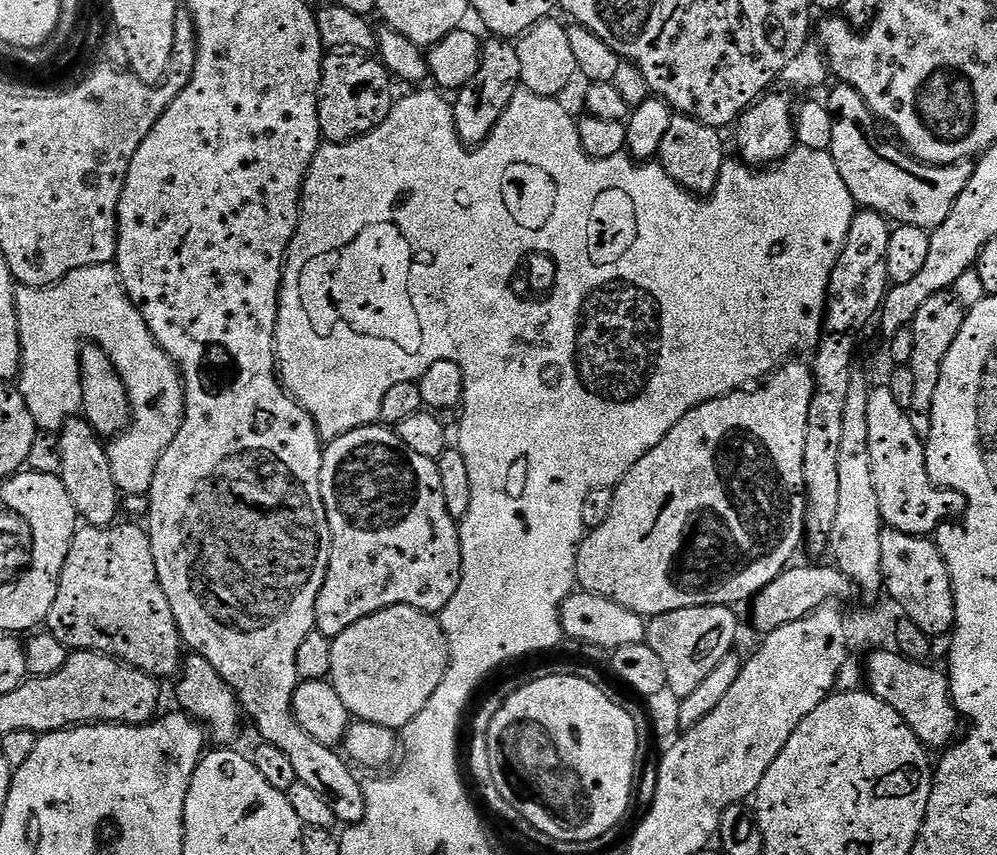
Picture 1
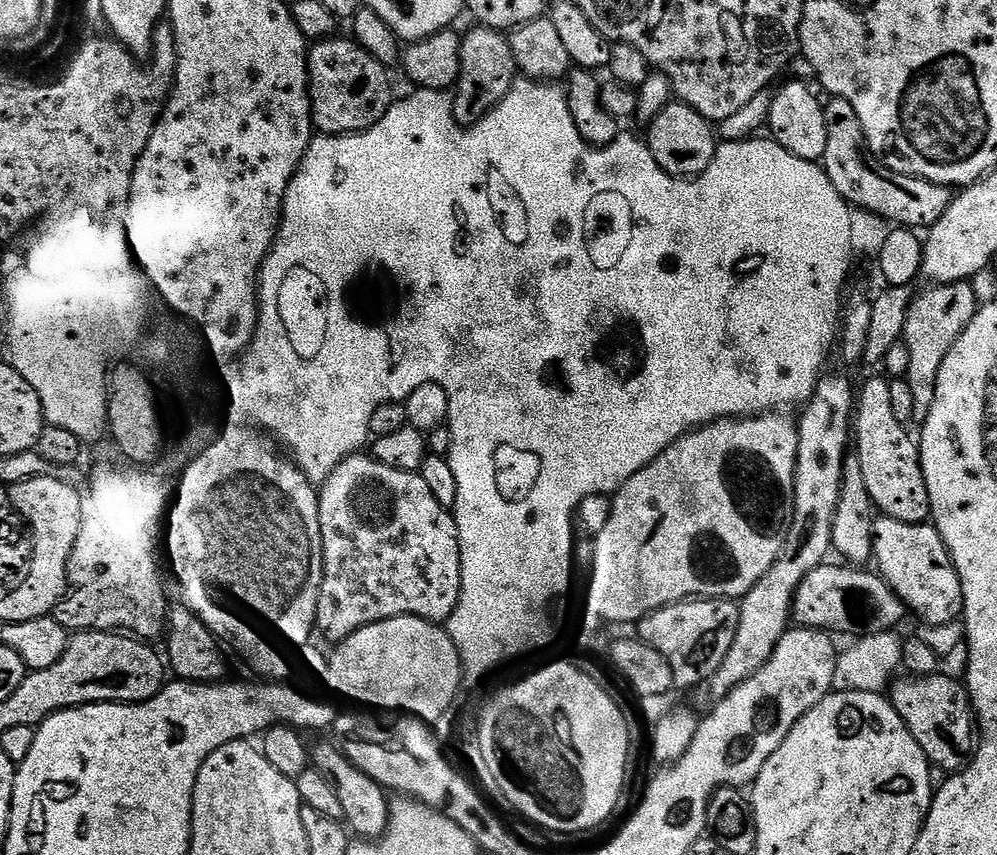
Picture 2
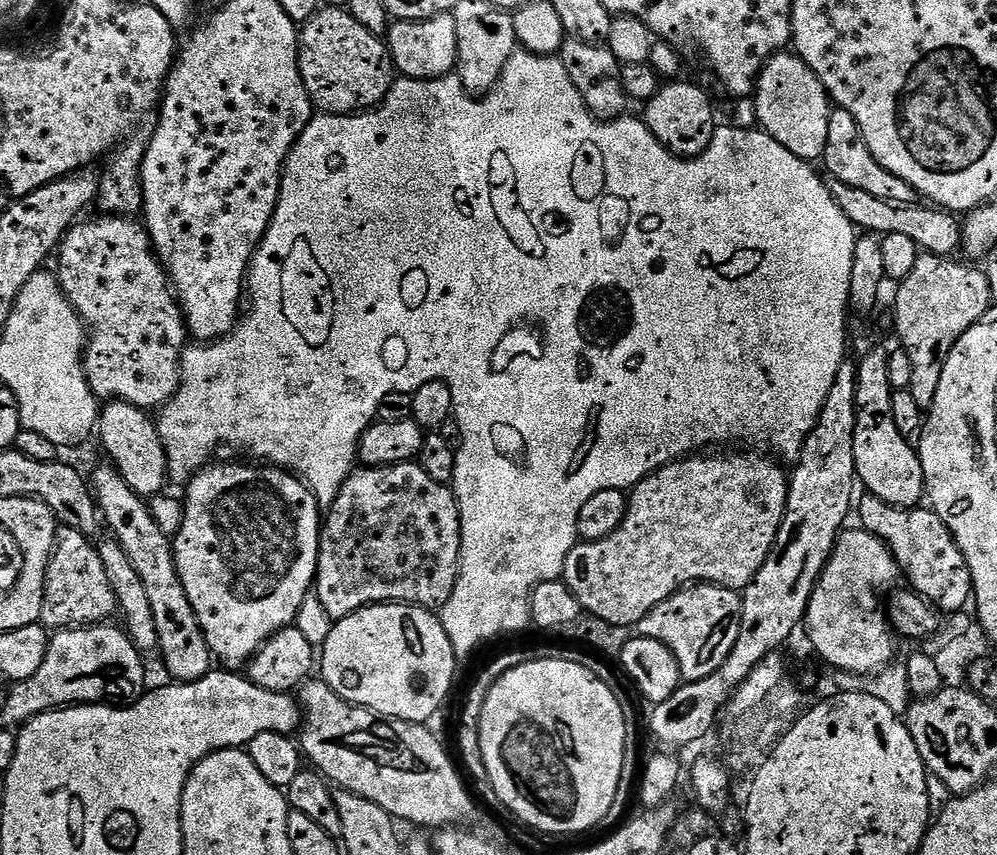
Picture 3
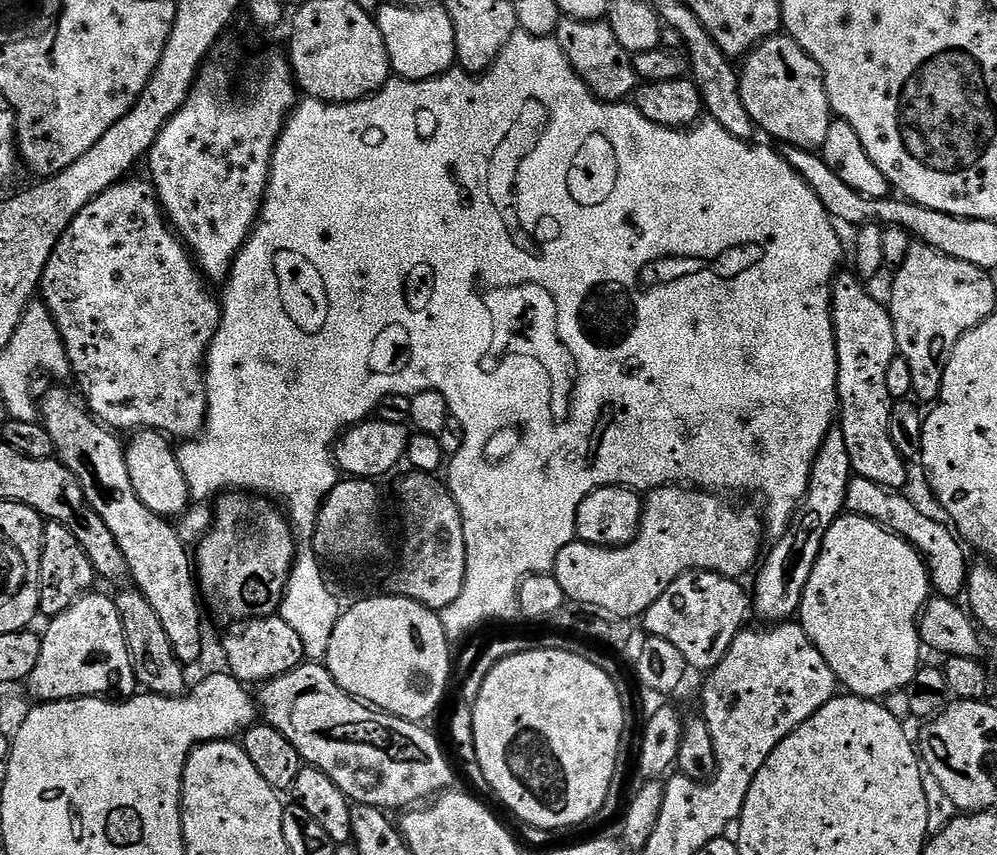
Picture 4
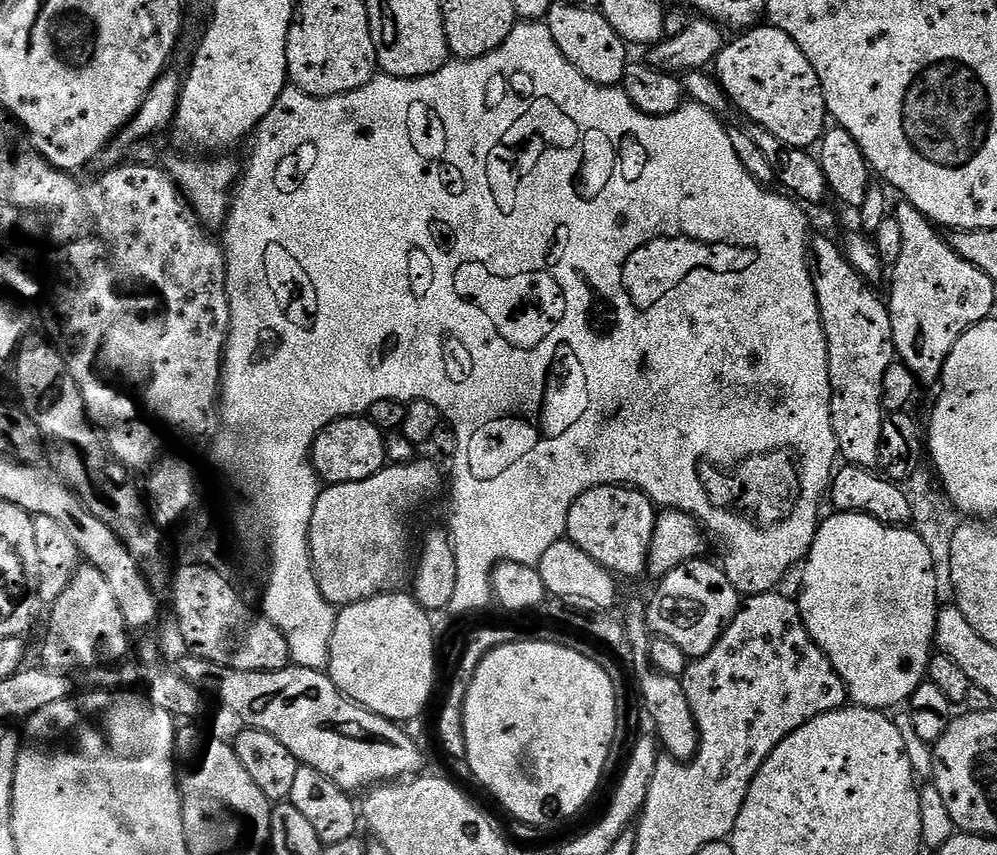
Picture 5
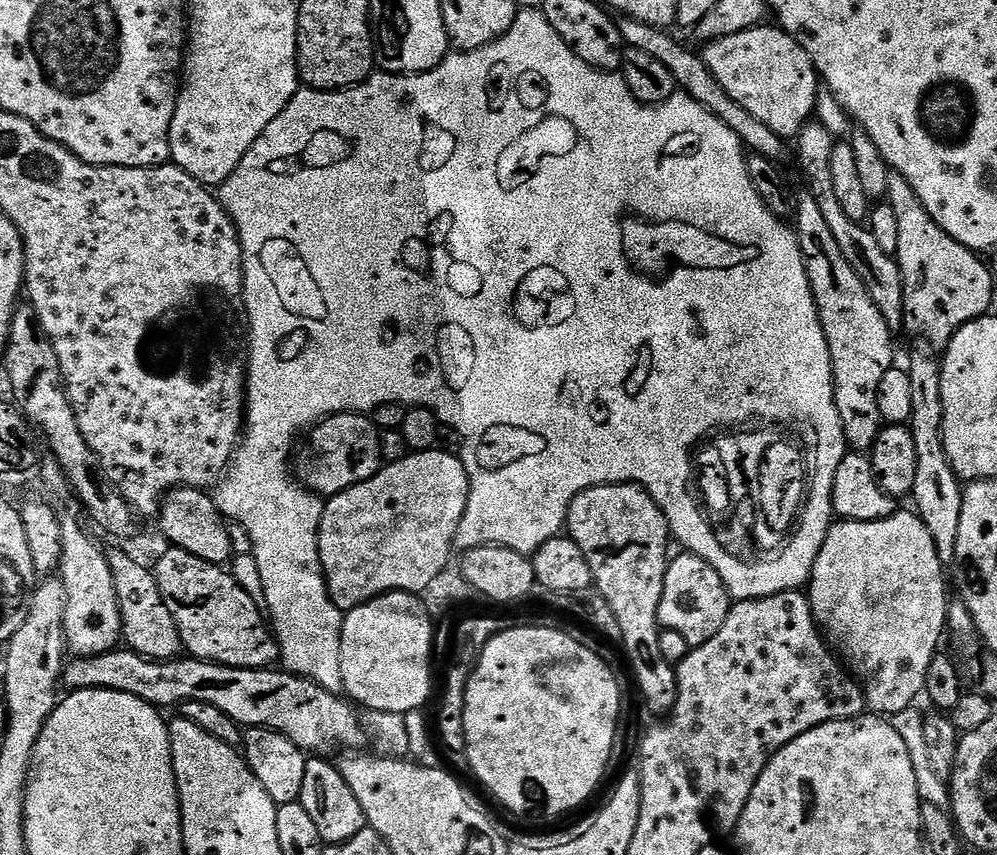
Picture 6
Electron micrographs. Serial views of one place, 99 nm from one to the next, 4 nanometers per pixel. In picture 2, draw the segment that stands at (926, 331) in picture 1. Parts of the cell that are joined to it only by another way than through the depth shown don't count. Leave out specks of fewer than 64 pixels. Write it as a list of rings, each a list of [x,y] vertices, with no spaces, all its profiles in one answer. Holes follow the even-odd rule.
[[[971,283],[937,284],[925,289],[925,292],[917,291],[913,295],[902,341],[910,350],[910,370],[906,379],[914,394],[916,422],[922,422],[930,414],[930,406],[934,406],[934,394],[938,390],[938,370],[942,370],[942,362],[946,354],[950,354],[954,342],[958,342],[966,326],[970,326],[976,317],[978,307]]]

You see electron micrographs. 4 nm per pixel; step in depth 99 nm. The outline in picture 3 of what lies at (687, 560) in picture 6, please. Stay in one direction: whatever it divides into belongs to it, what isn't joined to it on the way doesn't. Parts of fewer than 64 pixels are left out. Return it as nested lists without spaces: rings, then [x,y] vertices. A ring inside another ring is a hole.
[[[697,582],[675,592],[666,598],[666,602],[658,602],[658,606],[654,606],[654,610],[650,610],[650,614],[646,614],[646,618],[642,618],[634,628],[639,635],[662,642],[662,646],[678,658],[680,674],[685,681],[701,680],[714,674],[714,670],[726,662],[730,650],[734,650],[742,626],[743,605],[737,589]]]

